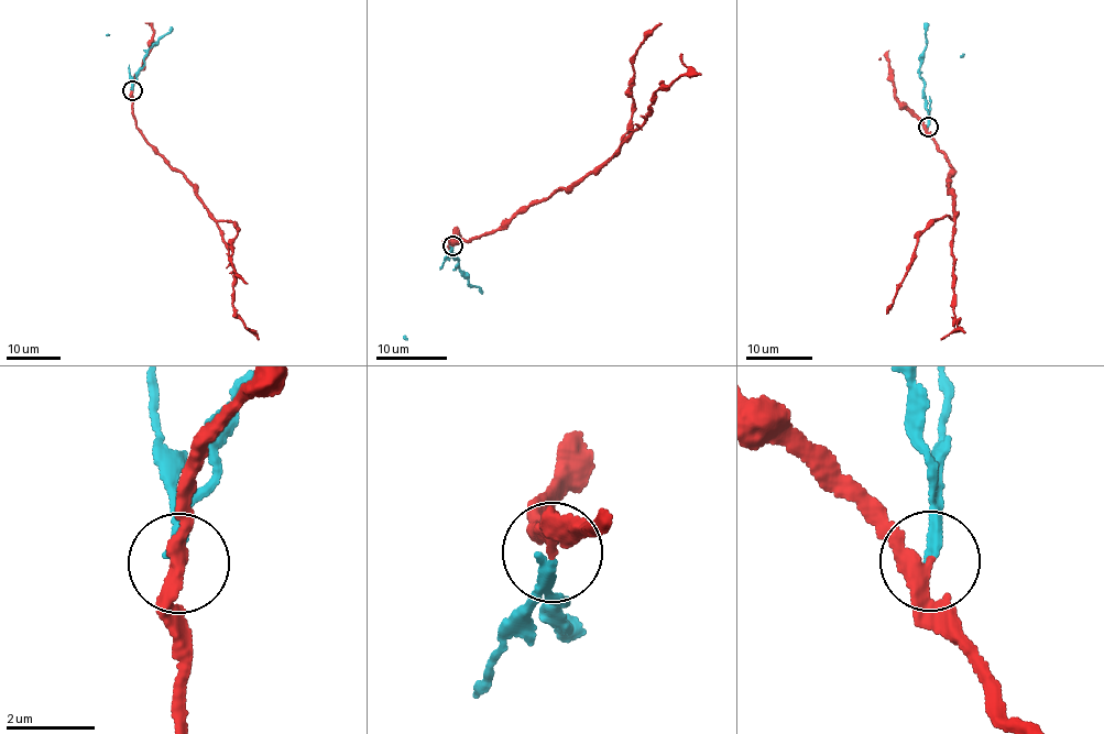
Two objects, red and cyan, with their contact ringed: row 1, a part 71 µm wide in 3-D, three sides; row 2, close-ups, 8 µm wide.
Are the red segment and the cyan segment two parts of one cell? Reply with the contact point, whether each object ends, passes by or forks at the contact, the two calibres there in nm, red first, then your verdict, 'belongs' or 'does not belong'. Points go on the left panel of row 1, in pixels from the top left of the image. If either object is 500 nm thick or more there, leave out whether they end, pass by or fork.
(132, 90) | red passes by | cyan ends | 300/240 nm | does not belong

